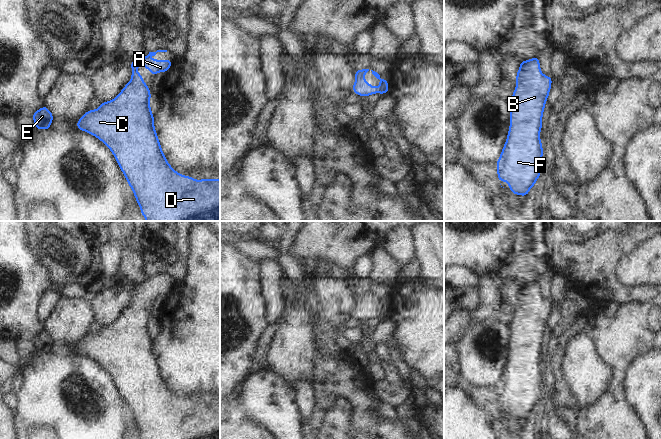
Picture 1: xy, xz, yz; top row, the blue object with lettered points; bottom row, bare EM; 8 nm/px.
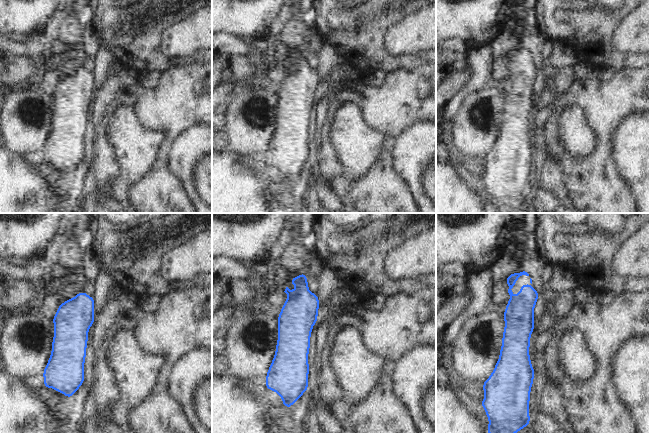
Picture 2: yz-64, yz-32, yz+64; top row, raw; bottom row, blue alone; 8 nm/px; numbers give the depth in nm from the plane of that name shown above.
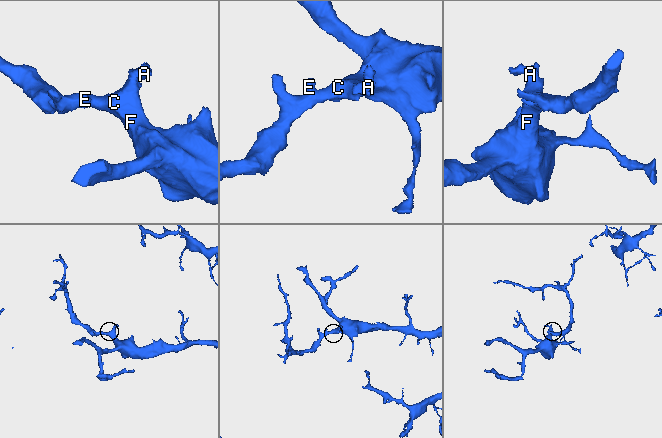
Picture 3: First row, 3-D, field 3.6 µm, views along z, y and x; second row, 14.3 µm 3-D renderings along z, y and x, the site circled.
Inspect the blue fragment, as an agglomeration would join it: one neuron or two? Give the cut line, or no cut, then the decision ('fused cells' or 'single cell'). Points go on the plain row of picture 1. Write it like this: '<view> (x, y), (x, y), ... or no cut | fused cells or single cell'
no cut | single cell

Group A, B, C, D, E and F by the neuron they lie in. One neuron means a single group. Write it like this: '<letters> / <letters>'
A B C D E F

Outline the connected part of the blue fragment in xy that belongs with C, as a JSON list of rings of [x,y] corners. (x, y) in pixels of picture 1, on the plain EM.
[[[157,274],[156,276],[149,276],[149,278],[139,284],[130,286],[130,290],[132,292],[132,300],[131,305],[124,310],[122,315],[111,325],[109,326],[102,326],[100,331],[97,334],[88,334],[84,340],[82,340],[77,347],[77,353],[83,354],[89,358],[100,363],[113,377],[115,383],[117,384],[121,395],[124,397],[128,409],[133,413],[133,418],[136,421],[136,426],[139,428],[141,432],[142,439],[220,439],[220,402],[217,404],[211,404],[209,402],[202,403],[202,404],[195,404],[192,401],[184,400],[177,397],[172,390],[168,388],[167,383],[162,376],[162,372],[159,366],[159,363],[156,358],[156,354],[154,352],[154,340],[152,339],[152,335],[150,333],[150,313],[144,307],[143,301],[140,297],[136,296],[136,293],[143,289],[146,291],[151,297],[152,300],[155,300],[158,296],[166,296],[170,293],[171,288],[173,287],[172,284],[150,284],[149,280],[155,280],[157,276],[167,276],[167,274]]]

